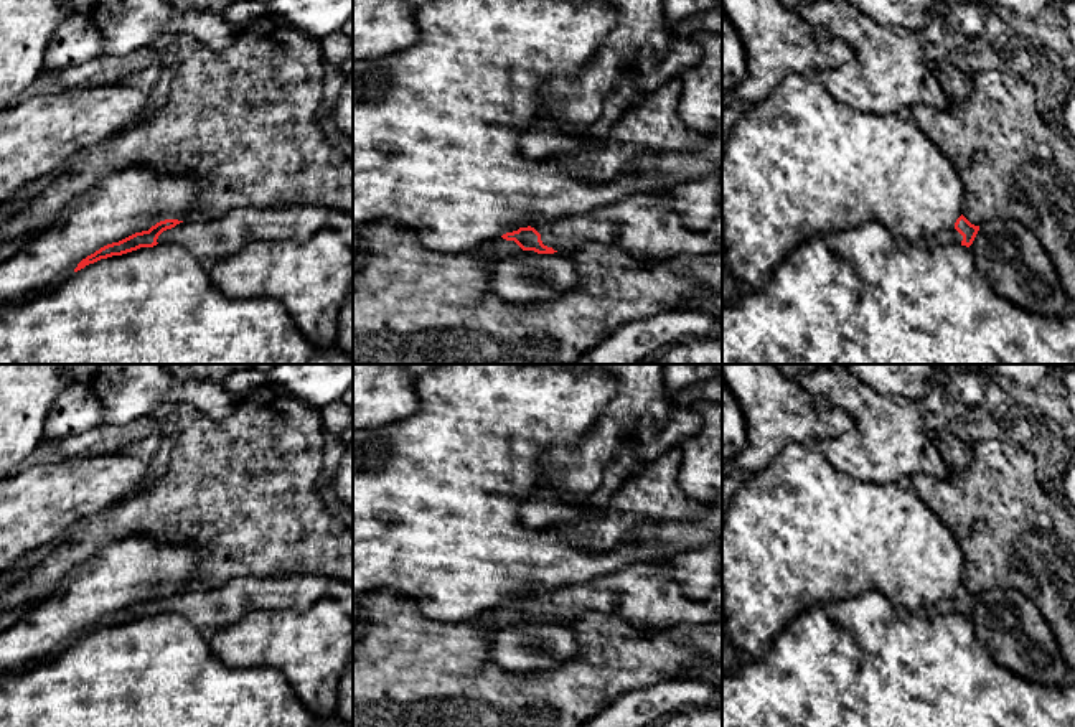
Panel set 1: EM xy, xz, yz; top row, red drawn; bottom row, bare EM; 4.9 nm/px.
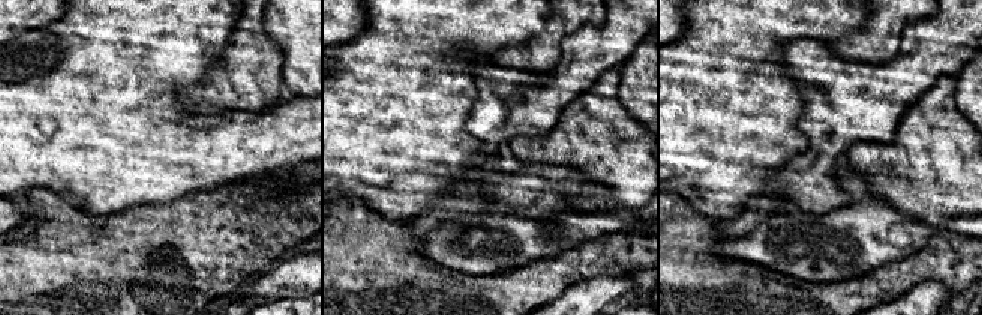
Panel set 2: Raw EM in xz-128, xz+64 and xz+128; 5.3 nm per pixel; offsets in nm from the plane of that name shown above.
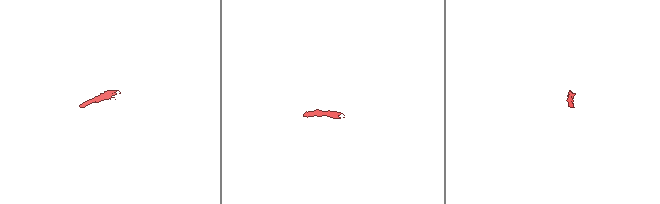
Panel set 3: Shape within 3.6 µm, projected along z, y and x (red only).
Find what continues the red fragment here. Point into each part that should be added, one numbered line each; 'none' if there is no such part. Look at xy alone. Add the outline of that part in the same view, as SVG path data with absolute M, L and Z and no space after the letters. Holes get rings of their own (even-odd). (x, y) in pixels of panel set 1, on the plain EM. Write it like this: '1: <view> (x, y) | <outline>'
1: xy (206, 609) | M295 574L285 577L236 577L219 589L195 585L163 600L158 613L176 613L208 635L252 612L305 612L322 598L335 598L353 618L353 584Z

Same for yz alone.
1: yz (952, 605) | M953 597L938 603L932 613L961 613L963 605Z

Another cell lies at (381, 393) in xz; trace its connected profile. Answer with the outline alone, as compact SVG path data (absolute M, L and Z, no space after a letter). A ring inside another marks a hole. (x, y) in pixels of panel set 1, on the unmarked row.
M353 364L353 430L384 425L417 410L415 376L406 364Z

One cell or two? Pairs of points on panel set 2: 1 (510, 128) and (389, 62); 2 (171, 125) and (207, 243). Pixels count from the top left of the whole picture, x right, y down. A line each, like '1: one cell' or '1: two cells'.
1: two cells
2: two cells

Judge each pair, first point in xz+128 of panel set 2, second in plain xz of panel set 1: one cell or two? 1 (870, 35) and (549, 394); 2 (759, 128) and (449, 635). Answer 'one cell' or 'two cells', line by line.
1: two cells
2: two cells

